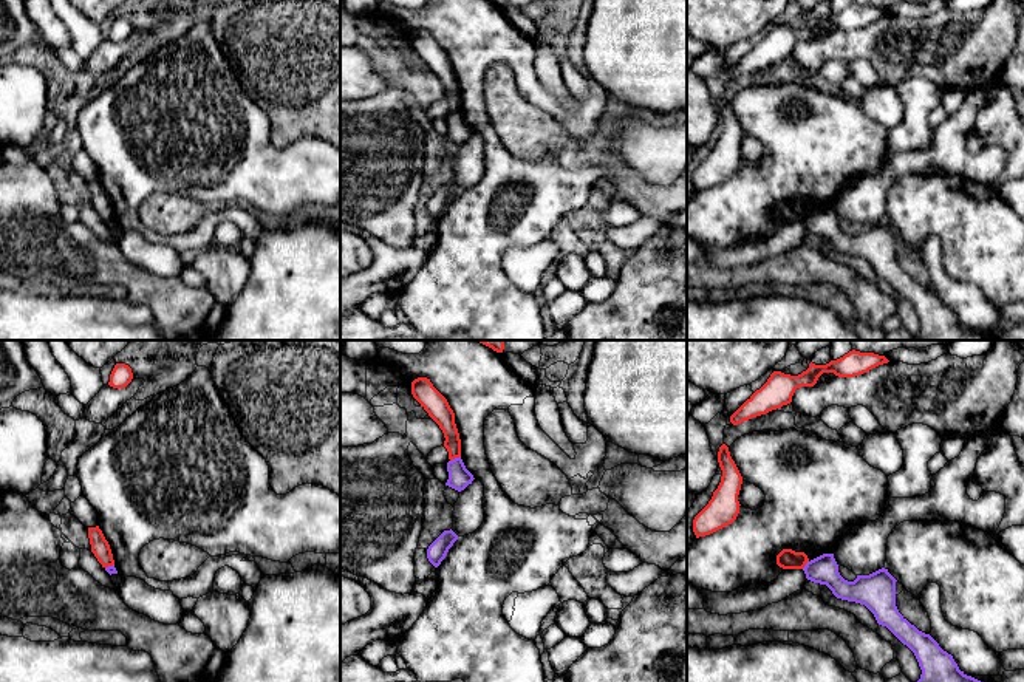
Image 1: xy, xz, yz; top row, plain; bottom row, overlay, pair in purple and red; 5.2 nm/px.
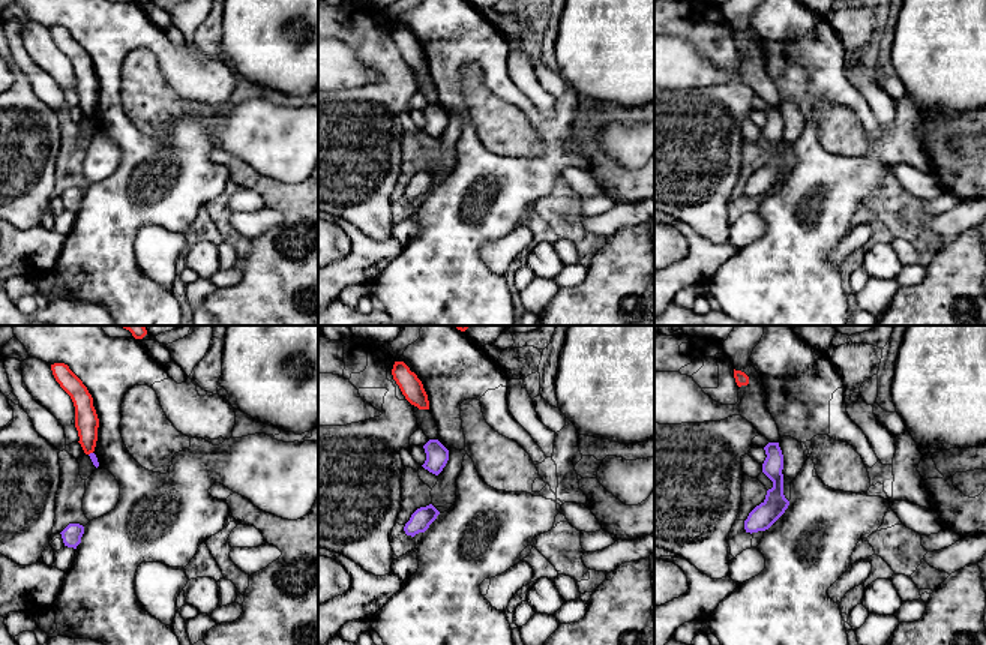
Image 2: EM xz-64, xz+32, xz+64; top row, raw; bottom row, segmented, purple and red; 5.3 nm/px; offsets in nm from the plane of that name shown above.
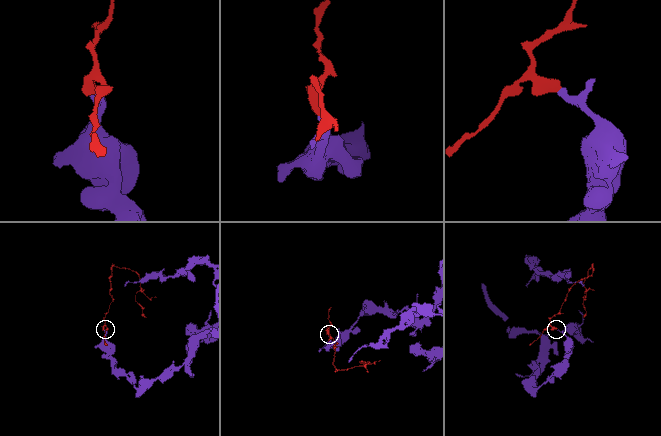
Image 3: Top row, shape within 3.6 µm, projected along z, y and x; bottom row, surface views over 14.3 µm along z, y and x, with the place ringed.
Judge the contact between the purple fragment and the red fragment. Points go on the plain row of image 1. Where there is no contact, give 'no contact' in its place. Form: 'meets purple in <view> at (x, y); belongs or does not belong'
meets purple in xz at (455, 112); does not belong

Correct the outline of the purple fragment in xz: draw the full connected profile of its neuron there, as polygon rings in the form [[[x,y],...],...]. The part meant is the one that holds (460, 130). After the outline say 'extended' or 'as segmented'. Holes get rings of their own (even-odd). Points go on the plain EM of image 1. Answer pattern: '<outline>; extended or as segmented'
[[[461,110],[447,116],[449,133],[445,139],[461,145],[475,133],[473,128],[466,122]]]; as segmented

